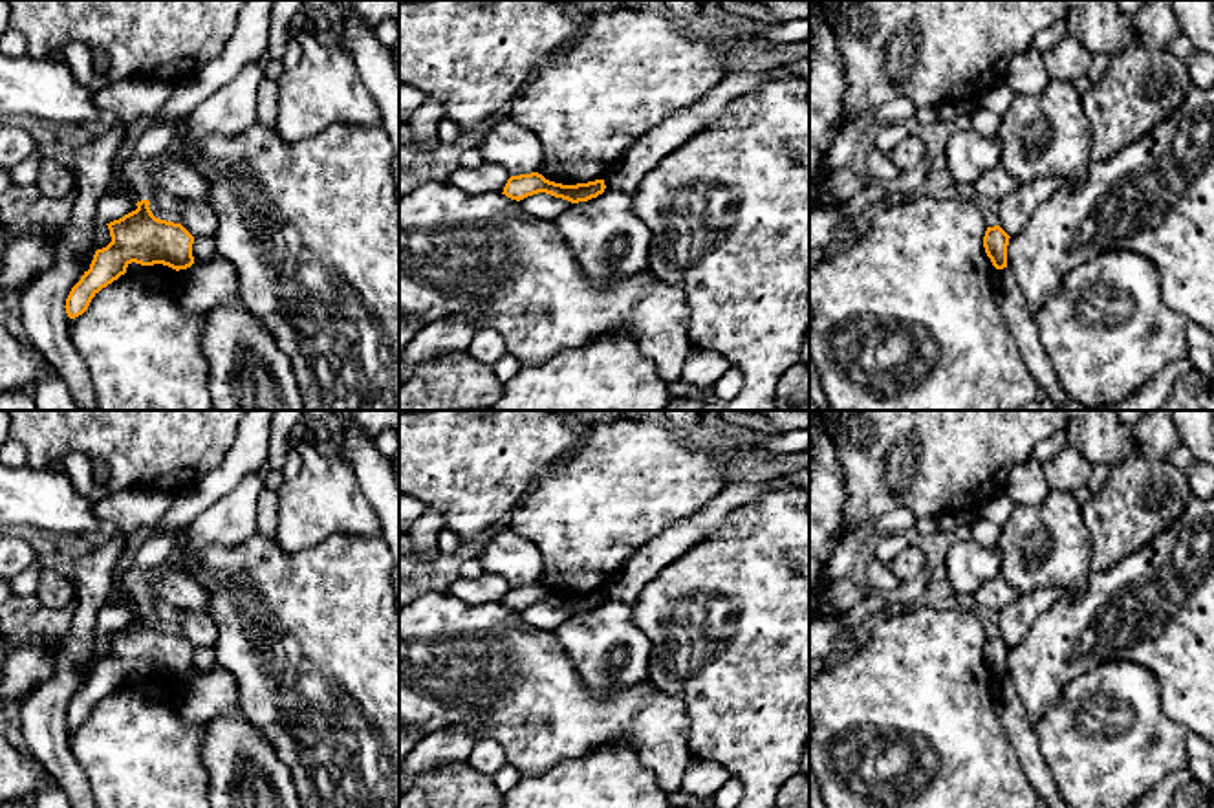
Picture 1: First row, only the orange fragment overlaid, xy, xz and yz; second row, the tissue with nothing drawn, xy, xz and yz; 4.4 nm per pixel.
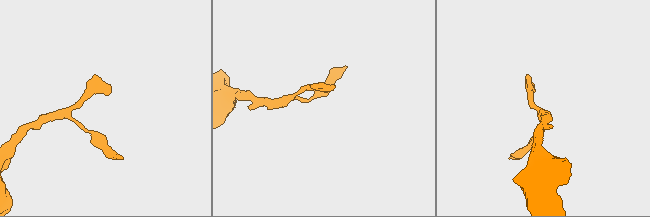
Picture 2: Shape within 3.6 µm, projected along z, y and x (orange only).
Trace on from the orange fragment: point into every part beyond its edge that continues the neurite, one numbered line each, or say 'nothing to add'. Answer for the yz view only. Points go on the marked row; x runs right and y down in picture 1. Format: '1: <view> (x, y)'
nothing to add

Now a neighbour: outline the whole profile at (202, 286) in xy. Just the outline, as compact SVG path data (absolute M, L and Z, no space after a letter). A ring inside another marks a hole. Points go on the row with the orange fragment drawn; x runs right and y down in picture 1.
M220 255L209 262L179 269L172 289L183 311L211 310L240 300L236 273Z

